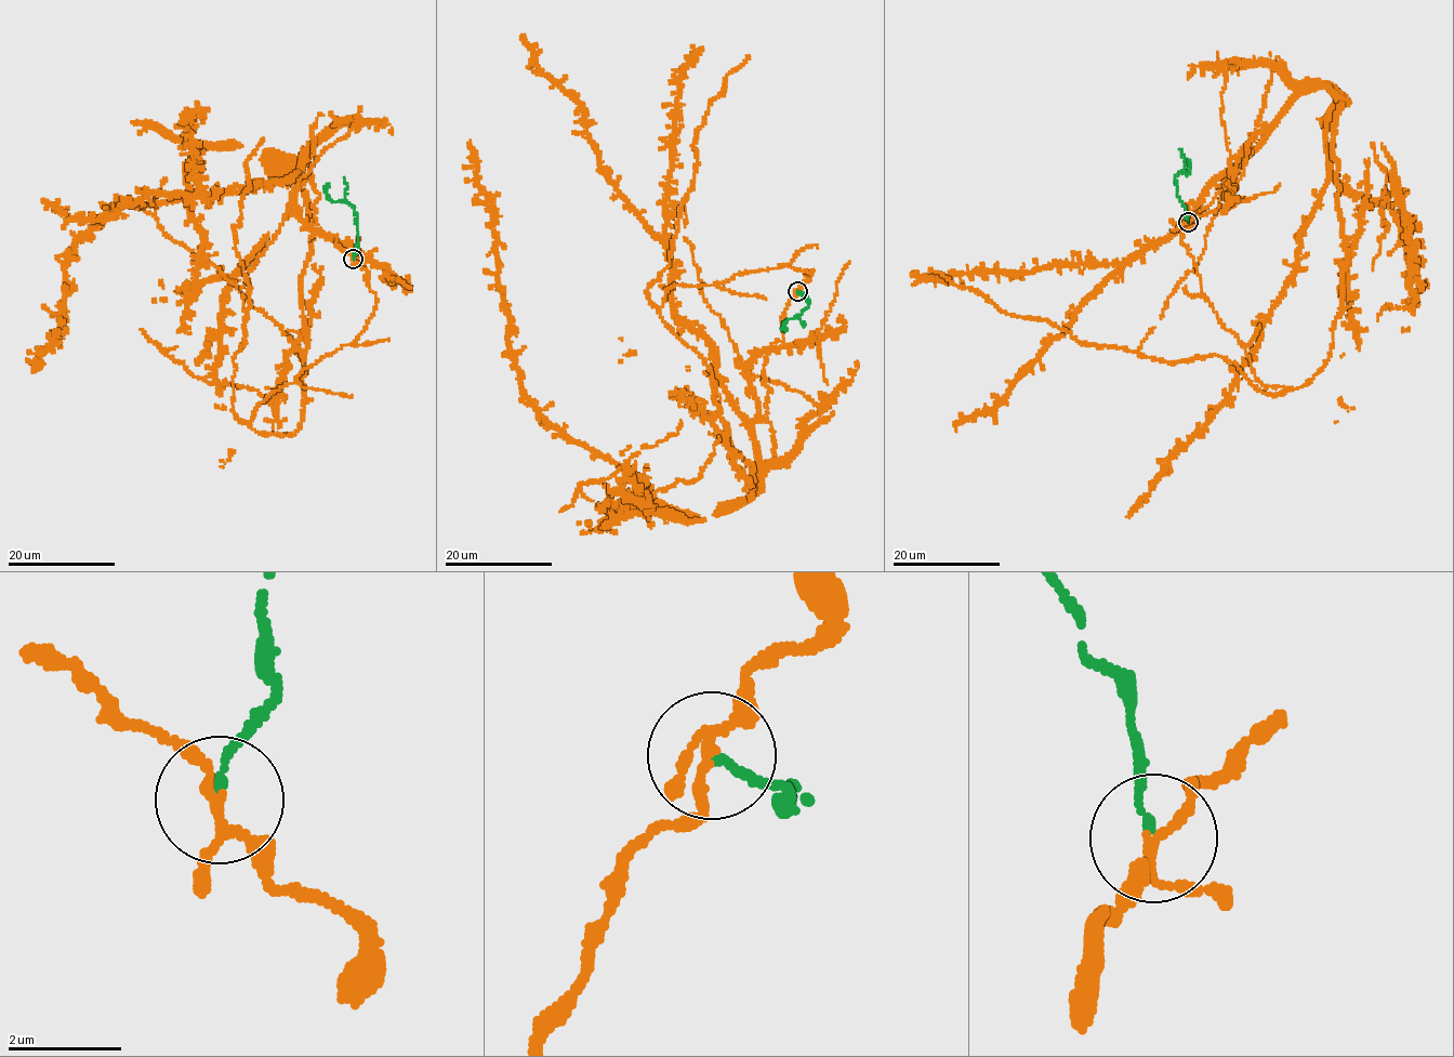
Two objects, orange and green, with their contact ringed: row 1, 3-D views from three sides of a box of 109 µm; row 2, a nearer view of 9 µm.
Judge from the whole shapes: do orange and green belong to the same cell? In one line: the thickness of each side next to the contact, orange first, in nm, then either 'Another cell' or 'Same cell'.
Thickness 150 nm (orange) against 130 nm. Another cell

